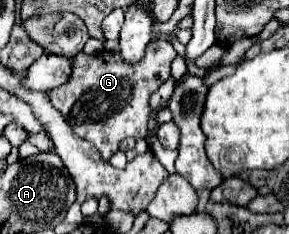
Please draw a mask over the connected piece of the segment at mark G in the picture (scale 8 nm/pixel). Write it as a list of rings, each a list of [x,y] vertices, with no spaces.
[[[165,40],[150,42],[145,49],[145,58],[137,66],[127,66],[121,58],[117,62],[99,62],[99,54],[79,52],[73,58],[69,80],[47,90],[47,98],[65,116],[73,132],[83,140],[89,140],[107,162],[119,150],[121,140],[129,136],[147,136],[149,96],[169,78],[175,54],[175,49]]]

